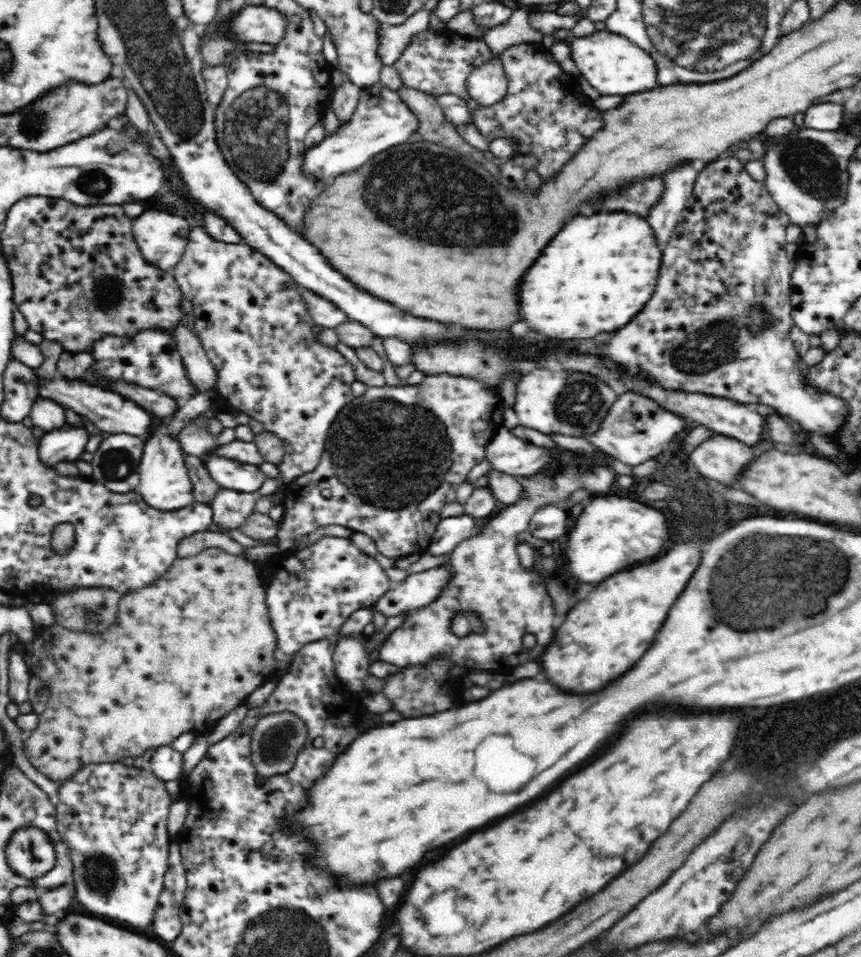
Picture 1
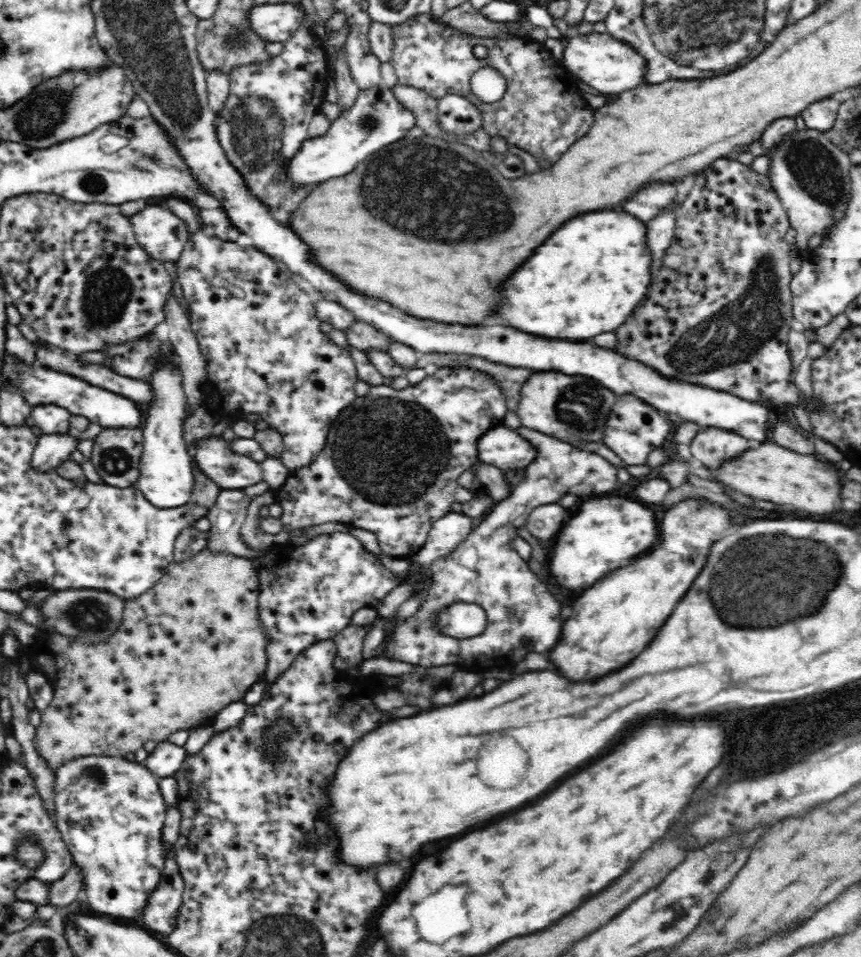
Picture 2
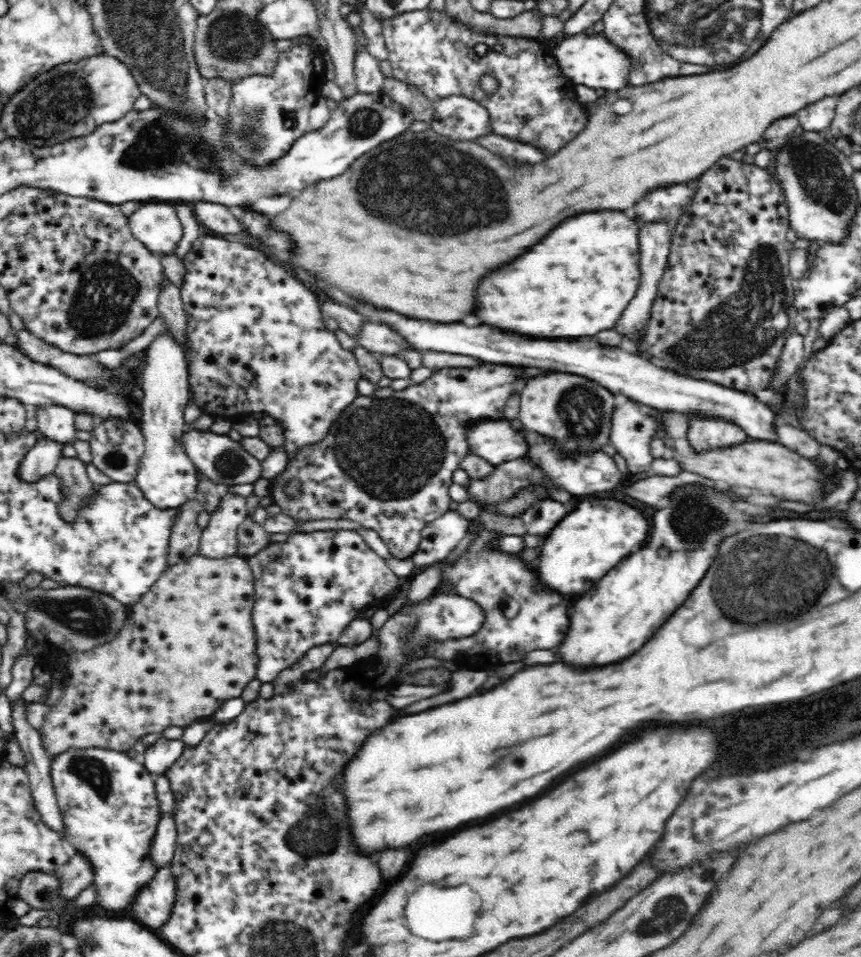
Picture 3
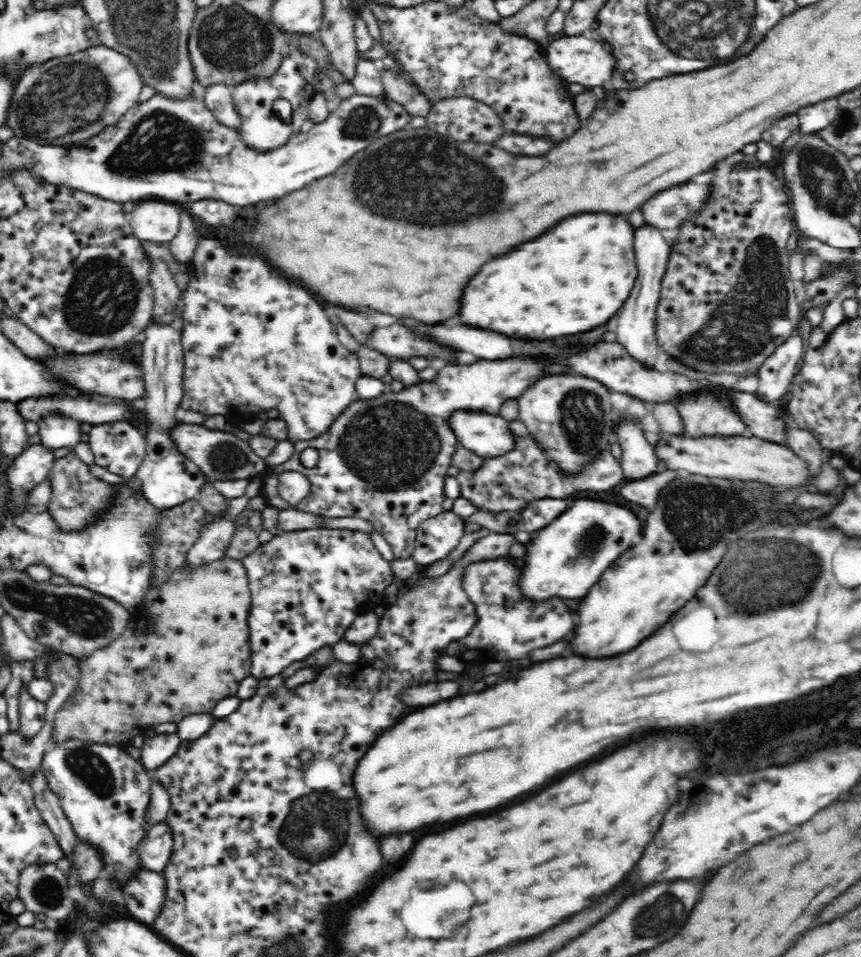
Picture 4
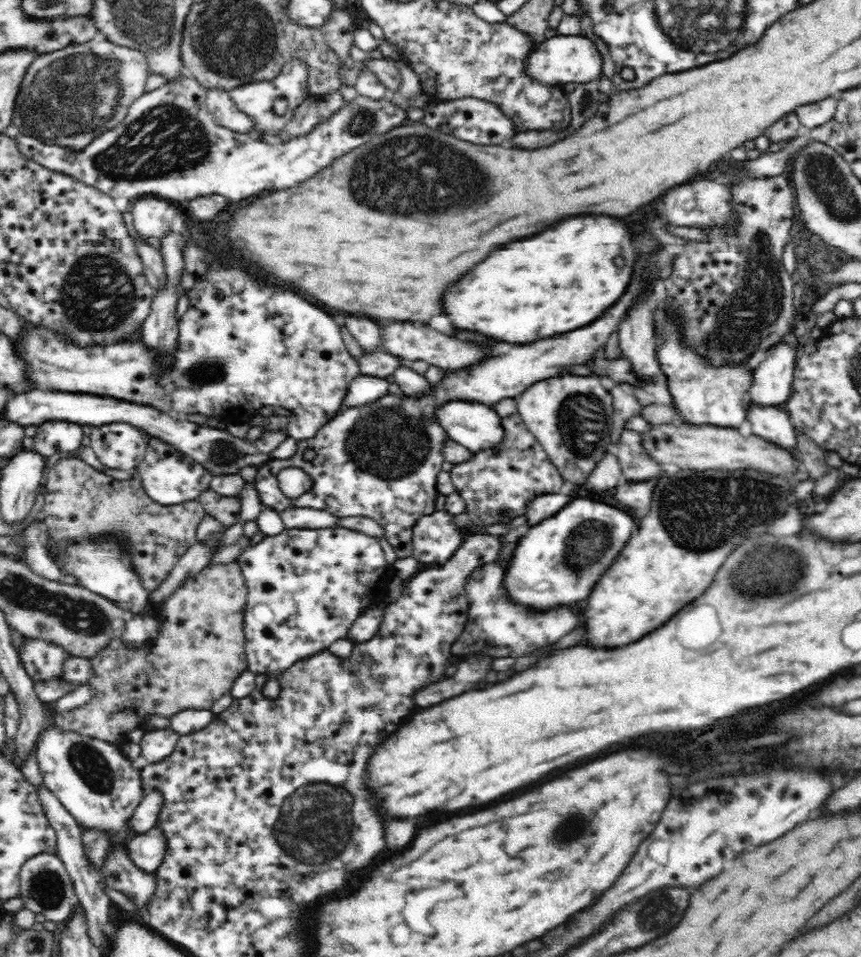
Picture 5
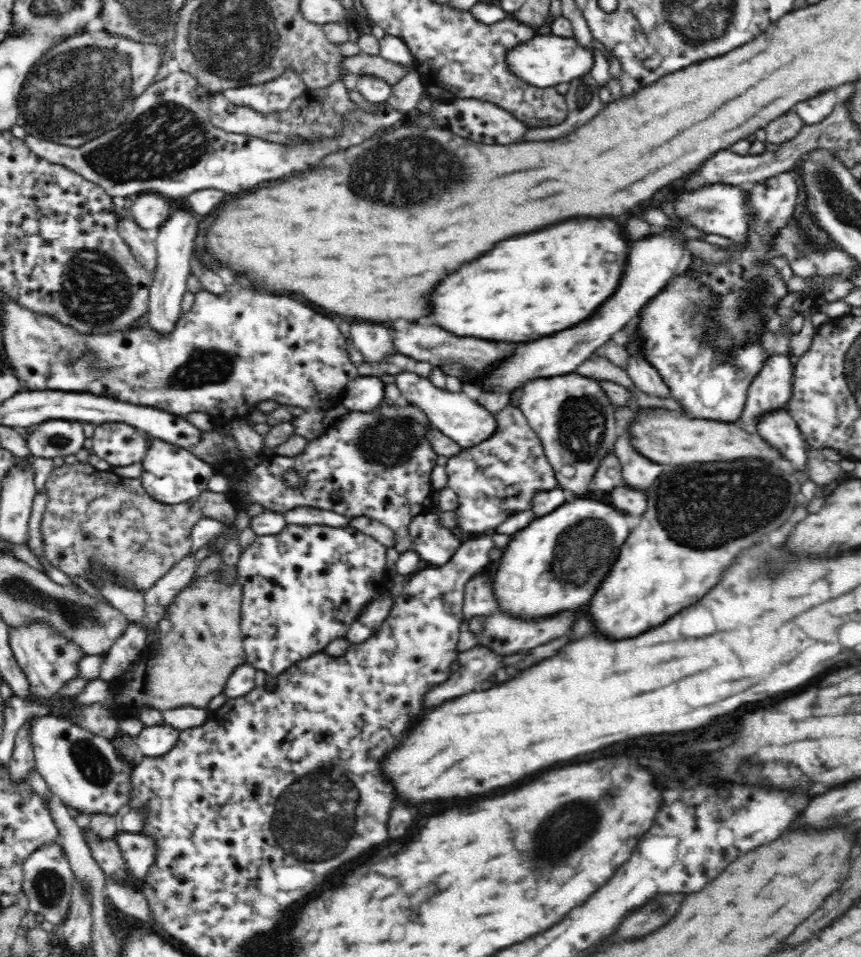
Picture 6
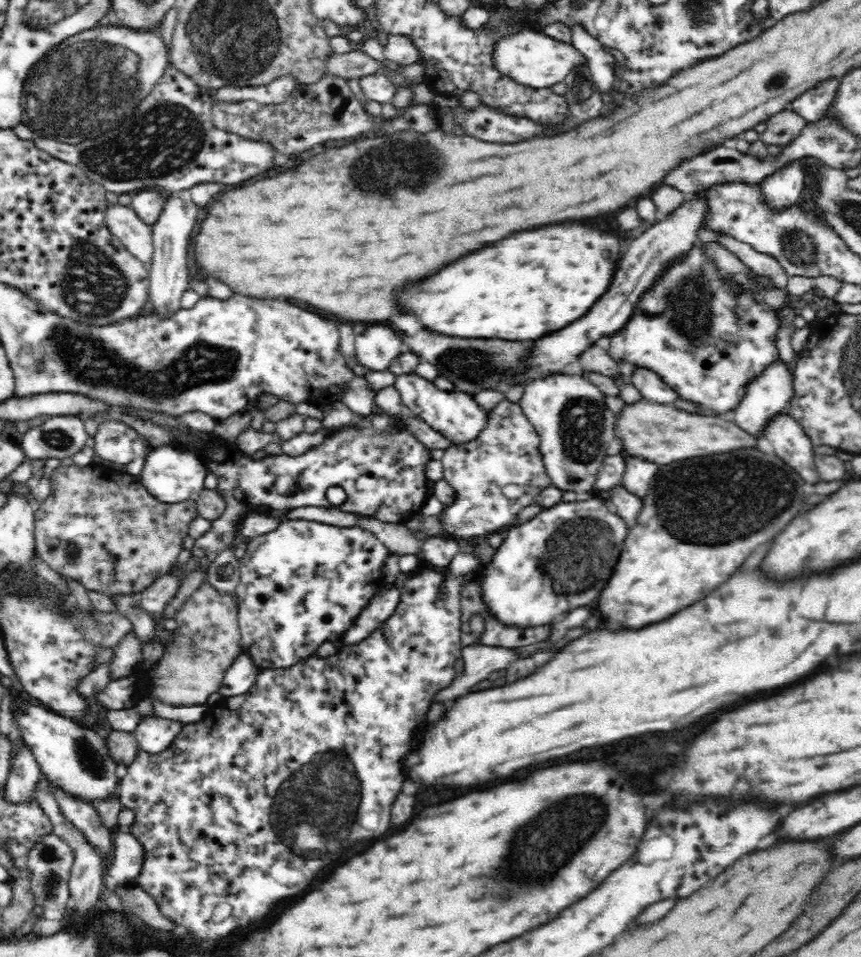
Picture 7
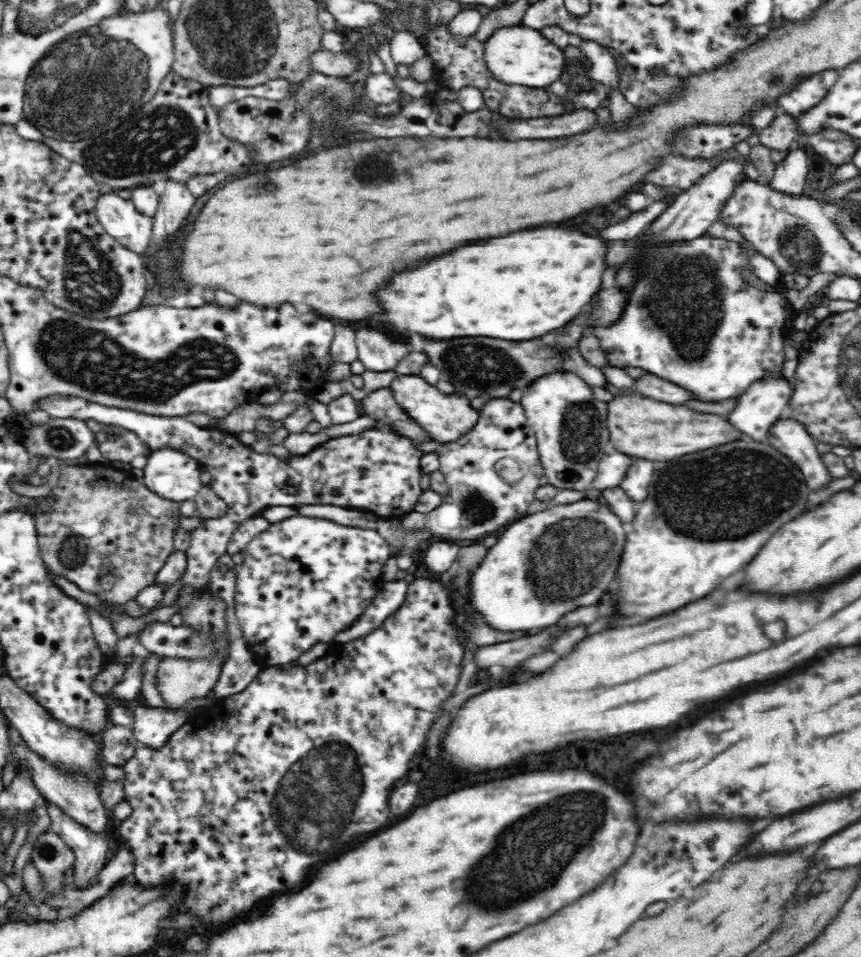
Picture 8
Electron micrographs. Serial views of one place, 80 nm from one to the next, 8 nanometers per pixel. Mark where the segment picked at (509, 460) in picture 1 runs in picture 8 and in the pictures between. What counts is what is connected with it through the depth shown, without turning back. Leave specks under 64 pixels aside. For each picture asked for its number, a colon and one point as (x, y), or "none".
2: (502, 447)
3: (494, 440)
4: (487, 435)
5: (473, 425)
6: (467, 422)
7: (455, 415)
8: (445, 417)

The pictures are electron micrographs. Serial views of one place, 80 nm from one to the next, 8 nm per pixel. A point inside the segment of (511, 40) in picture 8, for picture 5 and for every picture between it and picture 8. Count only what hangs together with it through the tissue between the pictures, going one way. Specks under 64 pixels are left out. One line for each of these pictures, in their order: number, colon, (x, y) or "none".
5: (559, 60)
6: (545, 61)
7: (533, 59)

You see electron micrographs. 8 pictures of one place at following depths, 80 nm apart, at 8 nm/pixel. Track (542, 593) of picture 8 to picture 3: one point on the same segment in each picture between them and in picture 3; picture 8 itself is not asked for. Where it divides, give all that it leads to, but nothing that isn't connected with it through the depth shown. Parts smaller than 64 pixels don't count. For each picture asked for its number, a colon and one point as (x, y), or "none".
3: (598, 535)
4: (567, 557)
5: (548, 569)
6: (541, 573)
7: (545, 567)

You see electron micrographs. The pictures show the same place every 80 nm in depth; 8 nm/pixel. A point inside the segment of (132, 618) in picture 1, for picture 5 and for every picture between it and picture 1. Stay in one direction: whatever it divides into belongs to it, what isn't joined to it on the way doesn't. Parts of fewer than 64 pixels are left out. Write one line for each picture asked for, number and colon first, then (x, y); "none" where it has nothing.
2: (191, 645)
3: (188, 645)
4: (195, 651)
5: (200, 651)

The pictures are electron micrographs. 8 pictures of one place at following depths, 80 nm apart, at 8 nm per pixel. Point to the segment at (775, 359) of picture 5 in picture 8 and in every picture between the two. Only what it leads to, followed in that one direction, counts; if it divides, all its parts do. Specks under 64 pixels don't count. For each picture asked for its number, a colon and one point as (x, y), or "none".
6: (772, 388)
7: (769, 394)
8: (764, 402)

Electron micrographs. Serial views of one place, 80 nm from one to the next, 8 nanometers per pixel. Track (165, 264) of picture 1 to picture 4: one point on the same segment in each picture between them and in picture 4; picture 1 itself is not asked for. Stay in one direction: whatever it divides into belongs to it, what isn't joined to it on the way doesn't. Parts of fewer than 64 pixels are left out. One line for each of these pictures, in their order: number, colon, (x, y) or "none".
2: (162, 234)
3: (156, 224)
4: (158, 222)

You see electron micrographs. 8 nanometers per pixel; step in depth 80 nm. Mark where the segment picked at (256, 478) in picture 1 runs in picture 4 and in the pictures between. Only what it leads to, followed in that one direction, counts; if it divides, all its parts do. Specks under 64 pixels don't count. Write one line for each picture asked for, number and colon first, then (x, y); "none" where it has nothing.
2: (227, 469)
3: (218, 457)
4: (220, 455)

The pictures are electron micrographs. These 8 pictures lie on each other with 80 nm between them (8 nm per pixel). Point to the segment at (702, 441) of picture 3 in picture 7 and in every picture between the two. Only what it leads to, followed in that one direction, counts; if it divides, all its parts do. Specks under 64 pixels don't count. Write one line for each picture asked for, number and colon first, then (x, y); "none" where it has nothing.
4: (704, 414)
5: (704, 395)
6: (709, 384)
7: (708, 346)

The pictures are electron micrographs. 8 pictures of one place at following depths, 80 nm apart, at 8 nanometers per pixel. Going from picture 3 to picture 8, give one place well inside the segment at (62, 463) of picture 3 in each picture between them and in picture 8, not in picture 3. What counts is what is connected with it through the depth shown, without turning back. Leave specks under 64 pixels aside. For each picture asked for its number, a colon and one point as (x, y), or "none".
4: (76, 497)
5: (81, 503)
6: (92, 518)
7: (101, 527)
8: (109, 535)

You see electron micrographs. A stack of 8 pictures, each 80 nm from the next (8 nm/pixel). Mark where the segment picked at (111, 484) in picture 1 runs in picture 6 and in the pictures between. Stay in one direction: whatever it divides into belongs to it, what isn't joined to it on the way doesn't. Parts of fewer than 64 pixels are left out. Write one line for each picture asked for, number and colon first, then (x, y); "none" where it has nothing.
2: (116, 455)
3: (117, 447)
4: (119, 447)
5: (119, 445)
6: (117, 443)

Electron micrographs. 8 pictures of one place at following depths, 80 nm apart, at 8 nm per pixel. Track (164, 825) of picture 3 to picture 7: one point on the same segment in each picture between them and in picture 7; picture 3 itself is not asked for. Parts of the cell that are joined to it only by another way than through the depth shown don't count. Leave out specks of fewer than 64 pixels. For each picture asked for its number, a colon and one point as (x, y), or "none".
4: (155, 848)
5: (146, 850)
6: (139, 851)
7: (128, 853)

